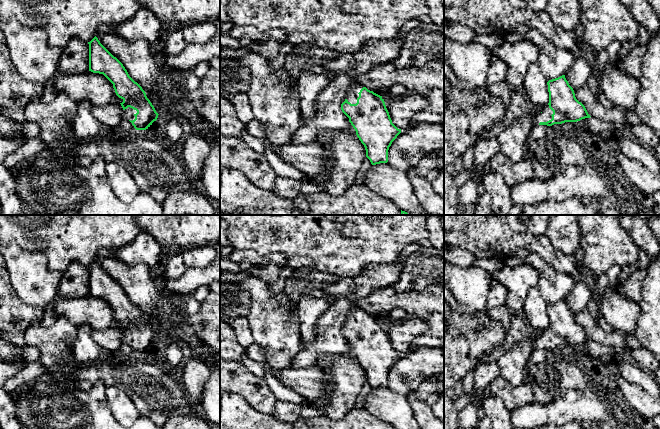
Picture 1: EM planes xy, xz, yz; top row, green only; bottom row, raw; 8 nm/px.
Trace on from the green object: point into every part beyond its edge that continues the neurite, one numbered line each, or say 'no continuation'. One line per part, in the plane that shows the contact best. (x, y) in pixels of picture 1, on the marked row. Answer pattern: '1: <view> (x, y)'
1: xz (352, 96)

